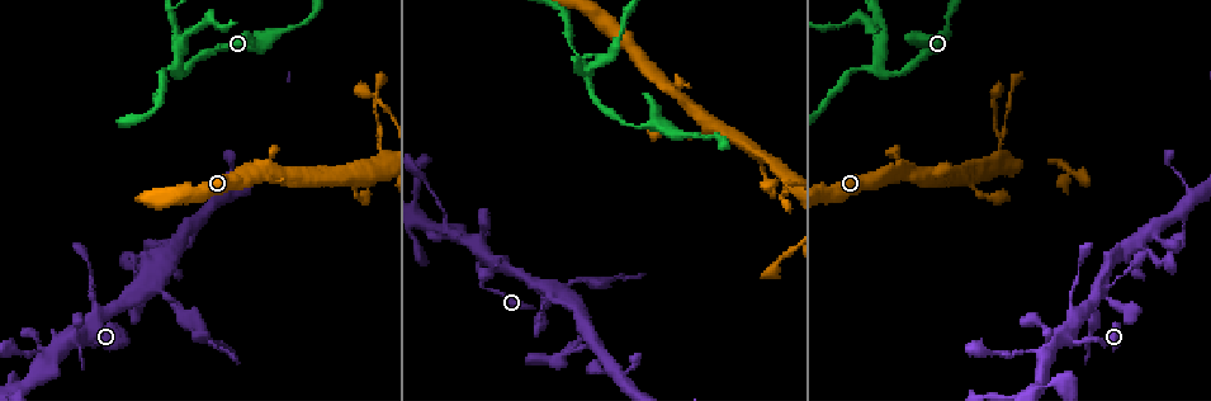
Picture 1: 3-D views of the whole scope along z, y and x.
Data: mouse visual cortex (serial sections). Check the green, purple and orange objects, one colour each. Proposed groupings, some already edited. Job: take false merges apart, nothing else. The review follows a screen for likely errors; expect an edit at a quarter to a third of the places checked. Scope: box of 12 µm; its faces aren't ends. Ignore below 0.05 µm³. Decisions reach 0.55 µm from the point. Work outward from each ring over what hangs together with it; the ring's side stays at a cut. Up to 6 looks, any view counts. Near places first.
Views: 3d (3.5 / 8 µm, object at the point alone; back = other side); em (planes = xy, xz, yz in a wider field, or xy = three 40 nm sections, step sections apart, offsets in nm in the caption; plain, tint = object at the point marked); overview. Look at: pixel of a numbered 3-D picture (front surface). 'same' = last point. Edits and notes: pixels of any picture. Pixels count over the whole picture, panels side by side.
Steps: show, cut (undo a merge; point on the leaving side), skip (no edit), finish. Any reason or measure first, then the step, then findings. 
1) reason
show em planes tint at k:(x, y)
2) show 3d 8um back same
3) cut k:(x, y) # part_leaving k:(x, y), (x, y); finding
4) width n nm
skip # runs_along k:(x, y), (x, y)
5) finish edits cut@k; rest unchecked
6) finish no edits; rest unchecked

side arm on a straight run
show 3d 3.5um at 1:(181, 71)

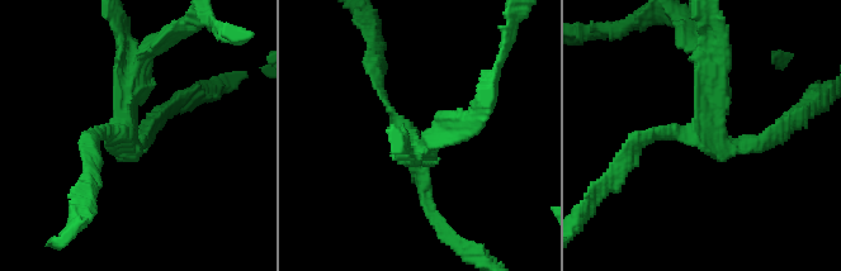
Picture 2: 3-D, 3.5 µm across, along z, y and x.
arms 3; arm_widths 100, 150, 250 nm
show em xy step 2 tint at 2:(134, 145)

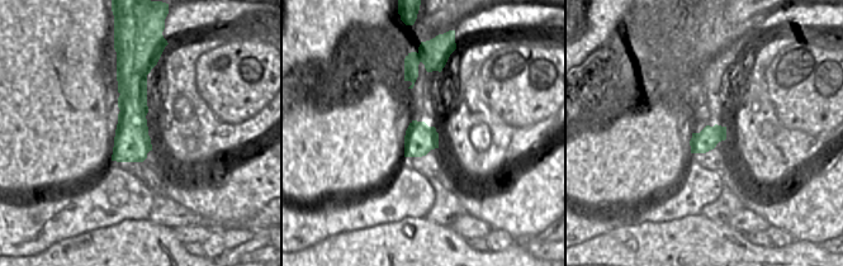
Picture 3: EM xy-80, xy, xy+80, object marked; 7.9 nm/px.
width 240 nm
cut 2:(117, 75) # part_leaving 2:(127, 119), (136, 61), (178, 31); a second cell is stuck on

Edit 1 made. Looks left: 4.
narrows sharply
show 3d 3.5um at 1:(161, 240)

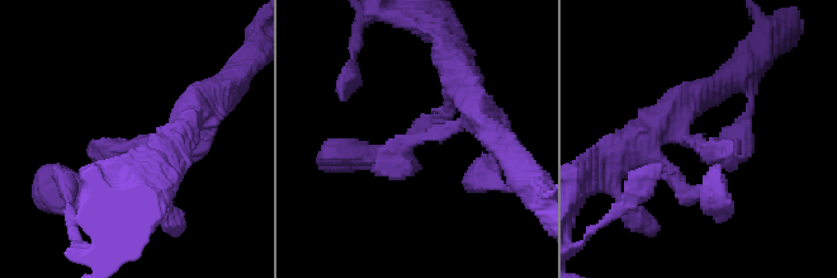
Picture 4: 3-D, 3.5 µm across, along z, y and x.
show em xy step 3 tint at 4:(416, 141)

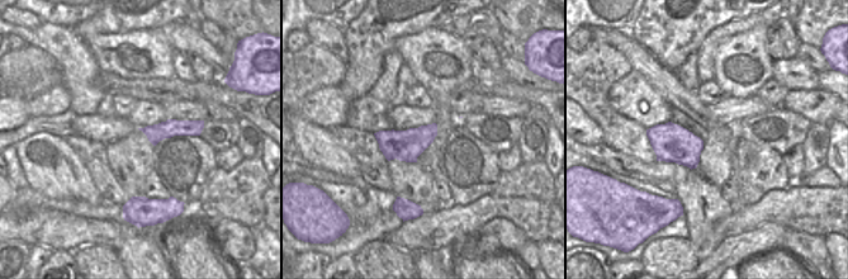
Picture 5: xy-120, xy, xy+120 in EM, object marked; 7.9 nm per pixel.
show em xy step 2 tint same

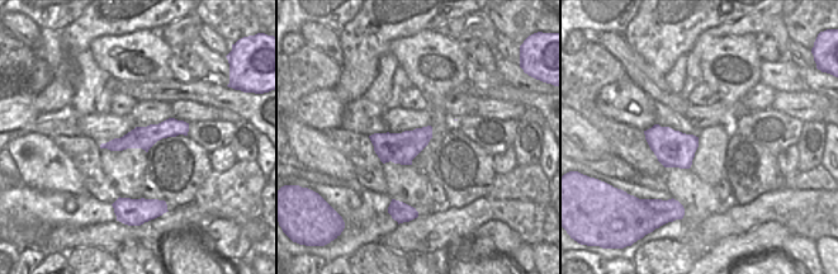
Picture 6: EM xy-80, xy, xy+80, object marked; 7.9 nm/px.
skip # runs_along 6:(185, 126), (109, 145); one cell here

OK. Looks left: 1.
finish edits cut@2; rest unchecked

